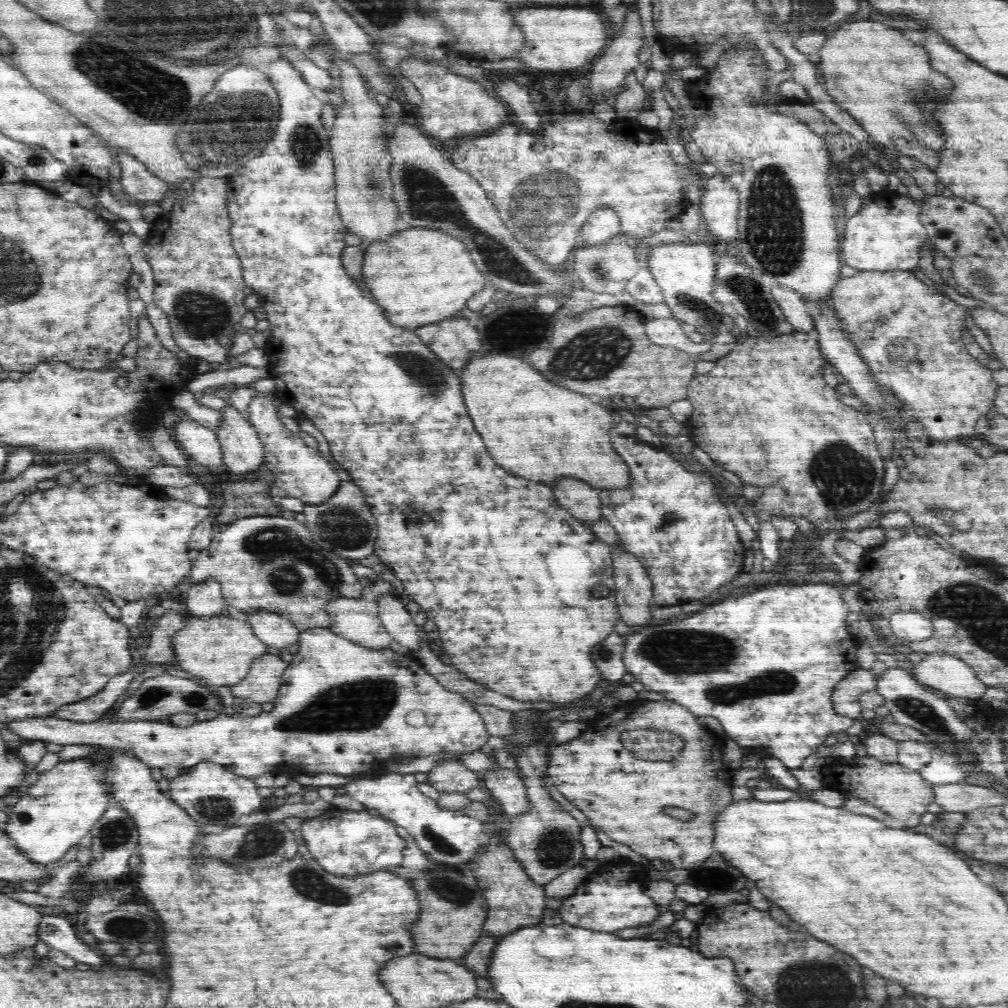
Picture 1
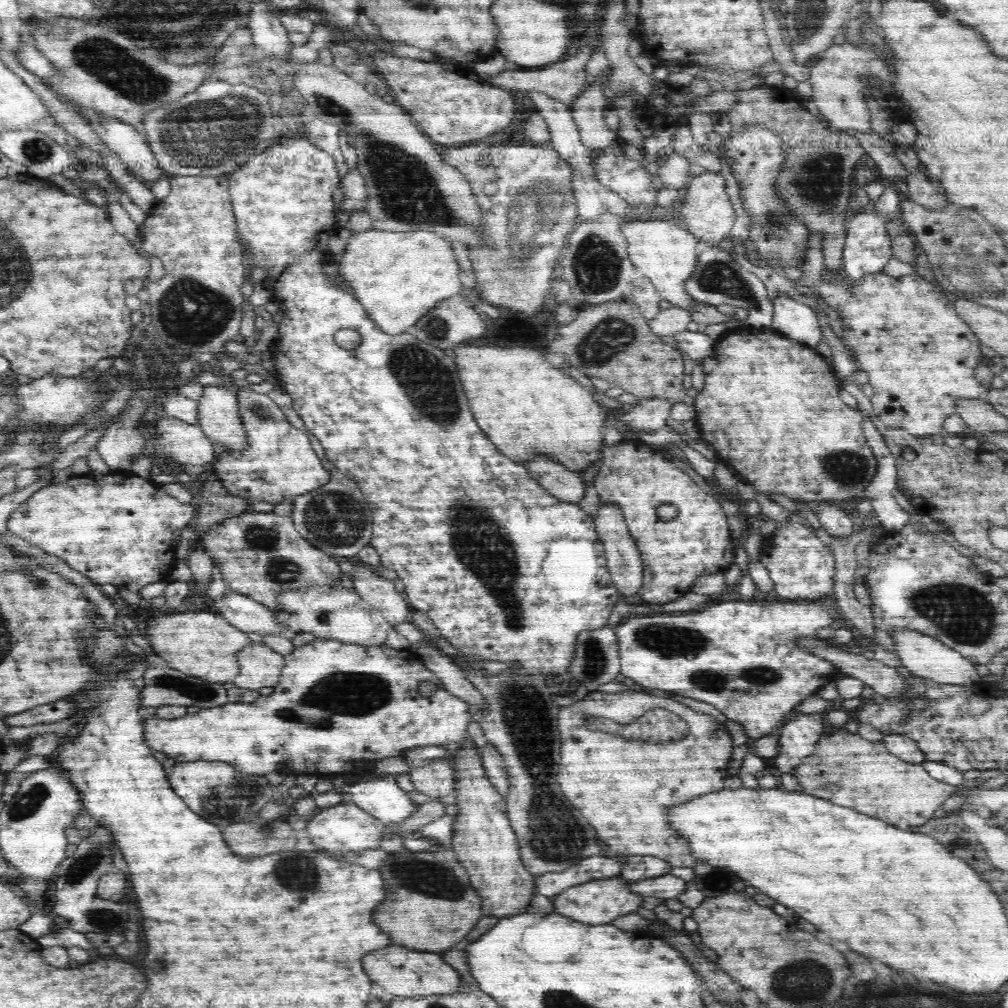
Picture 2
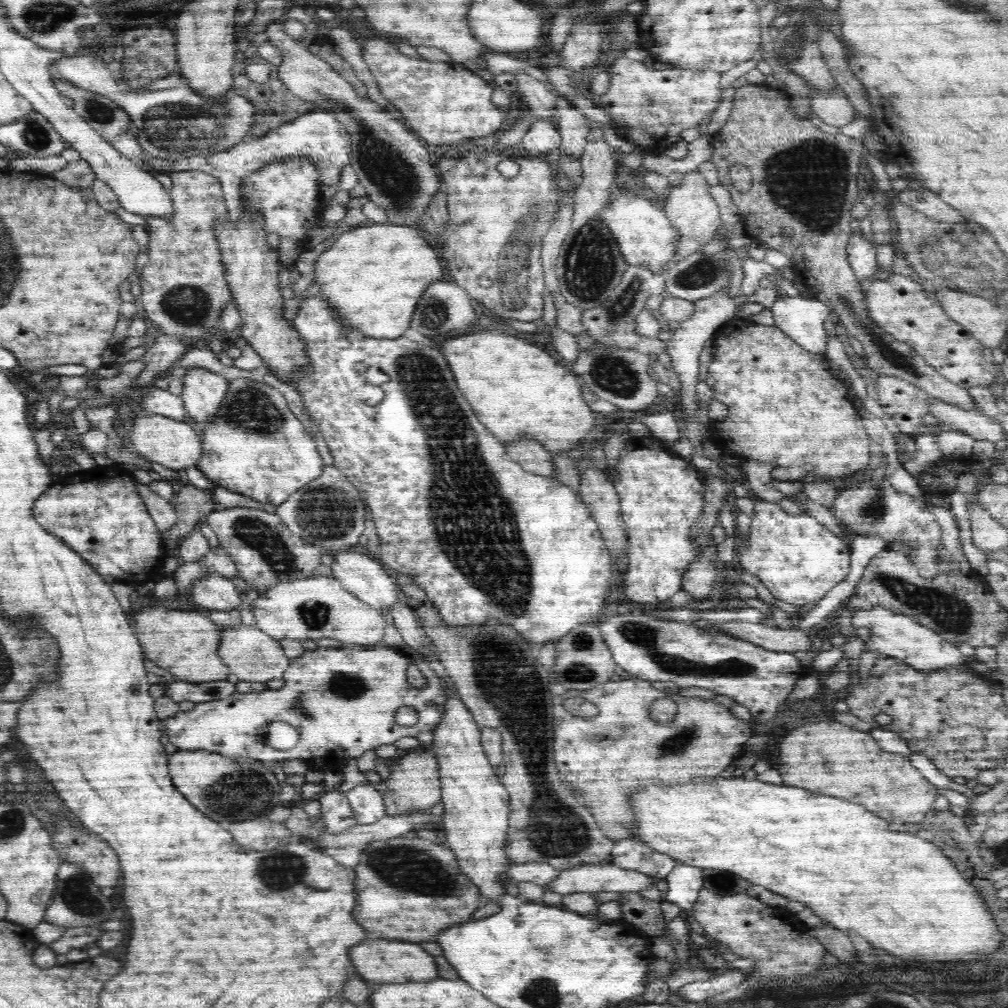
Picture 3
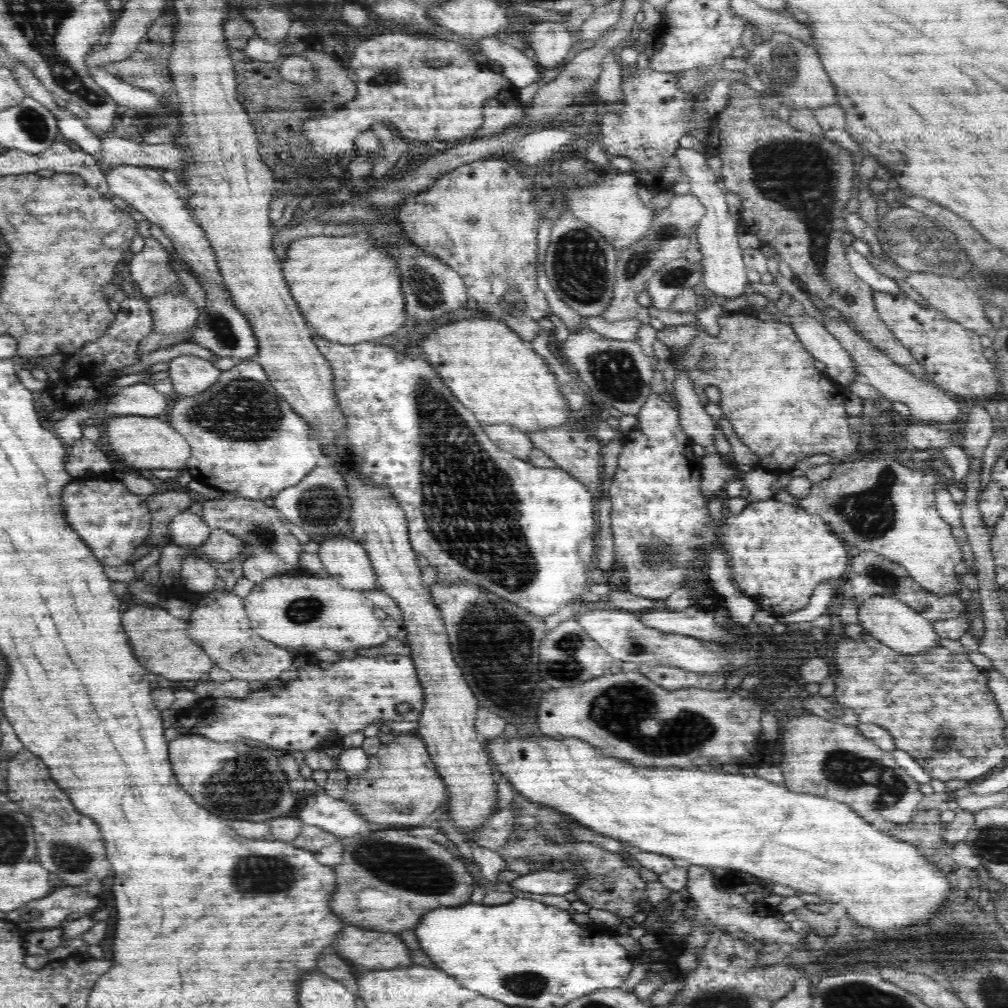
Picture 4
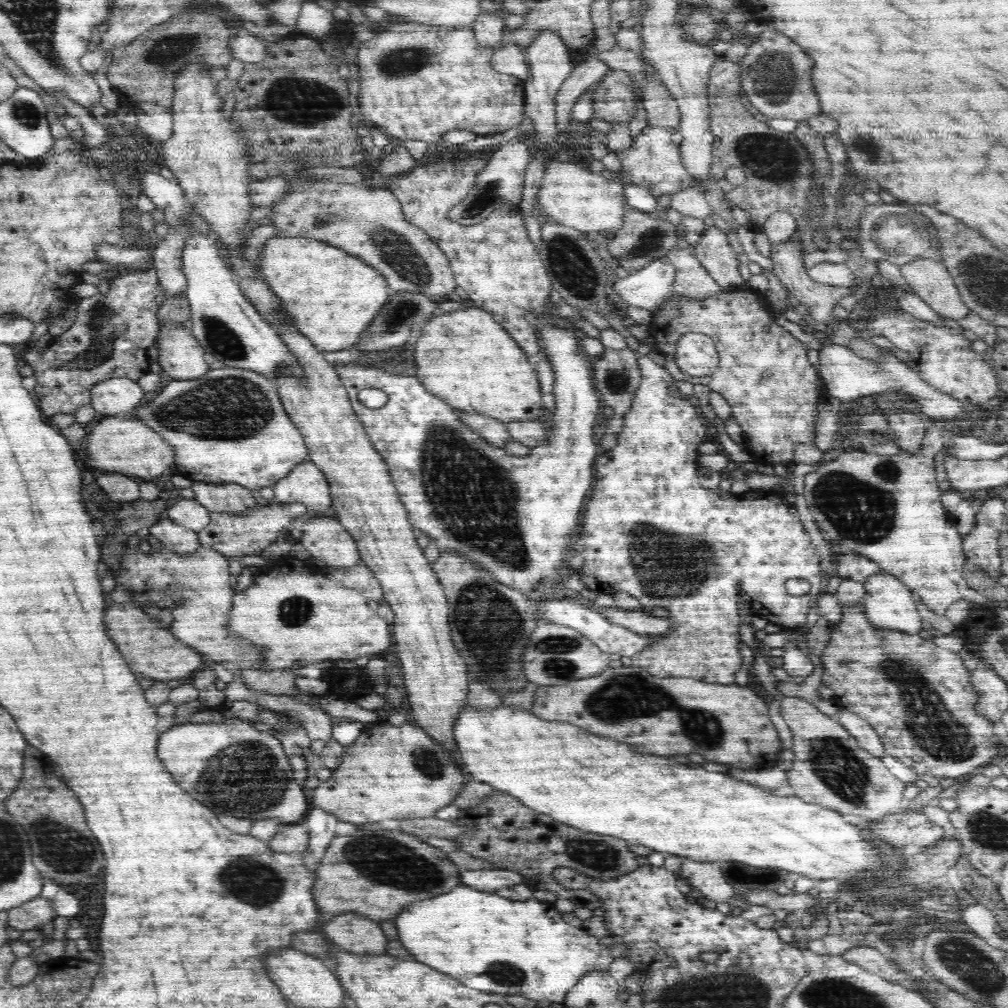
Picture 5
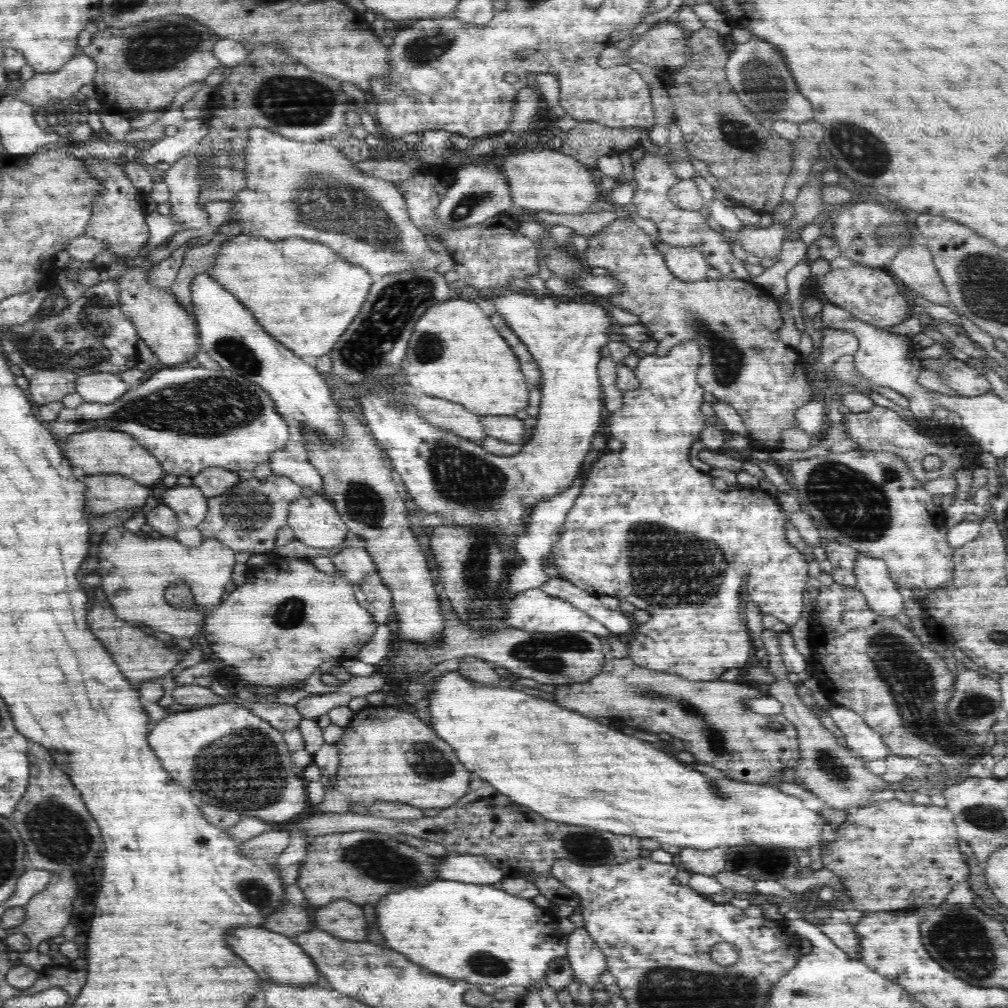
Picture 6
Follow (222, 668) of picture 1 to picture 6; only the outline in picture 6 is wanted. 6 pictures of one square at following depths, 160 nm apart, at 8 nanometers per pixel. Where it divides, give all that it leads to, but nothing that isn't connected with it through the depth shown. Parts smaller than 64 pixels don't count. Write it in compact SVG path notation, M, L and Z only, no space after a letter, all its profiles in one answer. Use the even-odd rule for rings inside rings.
M94 606L88 612L88 624L90 624L94 636L108 648L108 652L118 662L122 674L128 680L150 681L161 678L172 668L176 668L176 664L182 660L182 654L178 650L172 650L172 647L166 646L164 641L160 641L154 636L148 636L146 632L138 630L138 626L126 626L126 622L118 622L118 618L114 618L114 610L110 610L106 606Z

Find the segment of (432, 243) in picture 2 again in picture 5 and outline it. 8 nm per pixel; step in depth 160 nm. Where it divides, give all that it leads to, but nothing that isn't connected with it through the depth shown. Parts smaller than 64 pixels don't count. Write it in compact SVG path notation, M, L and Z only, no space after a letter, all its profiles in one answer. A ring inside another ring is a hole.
M302 237L267 239L265 254L256 262L258 277L268 284L267 290L280 303L282 319L314 345L317 352L346 350L358 338L358 330L378 314L378 306L386 302L386 278L374 274L366 262L350 258L336 246Z

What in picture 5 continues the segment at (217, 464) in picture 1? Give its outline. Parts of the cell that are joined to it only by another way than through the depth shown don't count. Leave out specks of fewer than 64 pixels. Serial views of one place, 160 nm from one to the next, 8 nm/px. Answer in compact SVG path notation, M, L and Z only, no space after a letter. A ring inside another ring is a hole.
M126 416L99 417L100 424L96 421L92 425L92 434L86 440L88 462L100 472L122 472L127 477L136 476L137 480L156 479L164 470L173 468L173 454L171 448L159 438L154 429L147 428L138 420L131 420Z

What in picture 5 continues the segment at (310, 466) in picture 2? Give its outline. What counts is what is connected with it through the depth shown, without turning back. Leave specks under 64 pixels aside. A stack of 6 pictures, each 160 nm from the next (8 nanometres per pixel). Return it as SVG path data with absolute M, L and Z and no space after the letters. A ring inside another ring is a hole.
M224 367L210 369L198 379L175 379L152 402L146 406L136 406L129 418L154 429L171 450L176 450L176 454L173 454L173 468L192 481L234 482L250 492L258 492L266 486L274 487L300 462L309 460L302 433L298 432L298 427L285 411L276 382L249 370Z

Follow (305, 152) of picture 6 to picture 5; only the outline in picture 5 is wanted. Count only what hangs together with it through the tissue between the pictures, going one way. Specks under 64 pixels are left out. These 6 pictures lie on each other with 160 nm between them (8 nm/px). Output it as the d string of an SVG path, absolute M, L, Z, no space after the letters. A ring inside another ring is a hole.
M312 184L306 188L296 188L284 202L276 204L272 222L278 237L302 237L324 242L330 246L346 250L354 256L360 256L364 262L374 266L380 274L386 276L392 290L426 290L426 294L438 296L438 300L448 300L450 292L456 288L454 274L450 270L448 258L431 242L426 231L414 226L405 219L401 202L389 188L364 188L356 184Z

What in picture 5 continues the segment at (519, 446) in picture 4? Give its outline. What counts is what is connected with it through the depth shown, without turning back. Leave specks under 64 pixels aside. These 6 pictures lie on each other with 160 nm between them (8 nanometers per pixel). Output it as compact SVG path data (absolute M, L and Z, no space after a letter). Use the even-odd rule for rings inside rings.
M457 409L455 410L455 416L458 416L462 424L468 426L472 432L476 432L483 440L497 448L504 449L504 444L513 441L505 422L483 414L468 414L464 410Z

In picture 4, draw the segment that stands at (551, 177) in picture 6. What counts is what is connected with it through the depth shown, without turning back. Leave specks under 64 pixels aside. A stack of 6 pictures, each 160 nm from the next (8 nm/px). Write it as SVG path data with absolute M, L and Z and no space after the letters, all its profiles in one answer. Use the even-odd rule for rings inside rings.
M628 170L616 172L616 178L606 178L598 184L590 184L580 190L574 190L568 200L568 206L572 210L571 216L596 229L617 250L630 247L650 232L652 220L660 218L660 213L651 205L646 206L640 201L638 196L640 185L636 175L632 170Z

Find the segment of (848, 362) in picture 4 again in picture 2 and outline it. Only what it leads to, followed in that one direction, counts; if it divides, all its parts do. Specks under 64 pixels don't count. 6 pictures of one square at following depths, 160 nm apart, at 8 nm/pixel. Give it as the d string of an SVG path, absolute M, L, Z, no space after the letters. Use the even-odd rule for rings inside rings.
M779 294L773 298L774 317L771 330L782 333L793 341L815 348L823 340L822 326L818 321L816 312L792 299L788 295Z

